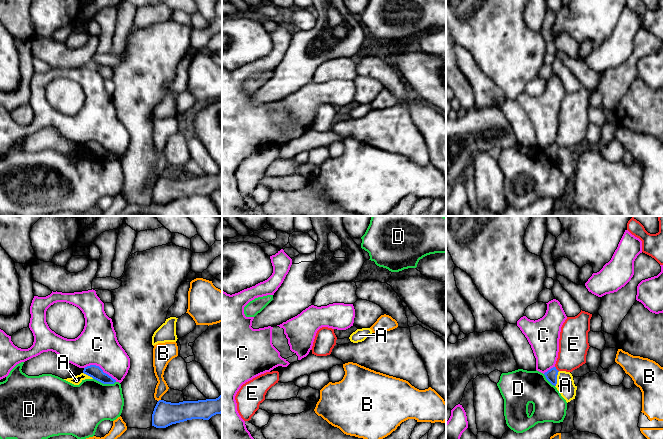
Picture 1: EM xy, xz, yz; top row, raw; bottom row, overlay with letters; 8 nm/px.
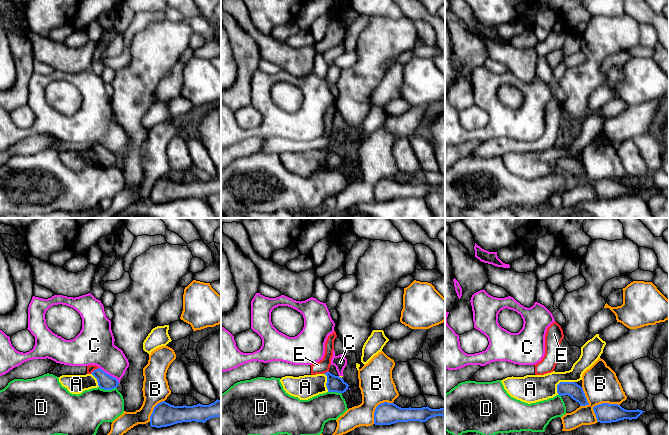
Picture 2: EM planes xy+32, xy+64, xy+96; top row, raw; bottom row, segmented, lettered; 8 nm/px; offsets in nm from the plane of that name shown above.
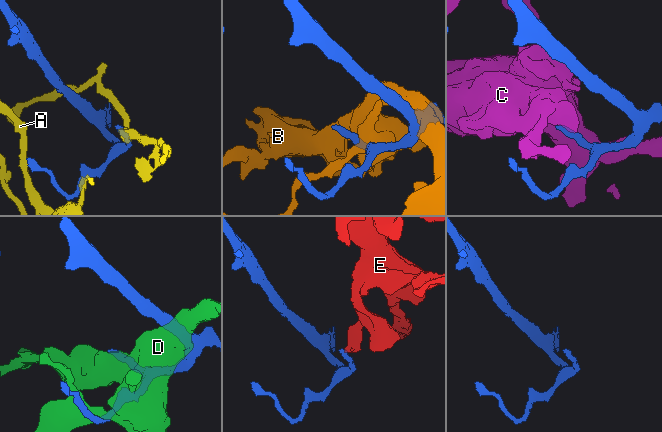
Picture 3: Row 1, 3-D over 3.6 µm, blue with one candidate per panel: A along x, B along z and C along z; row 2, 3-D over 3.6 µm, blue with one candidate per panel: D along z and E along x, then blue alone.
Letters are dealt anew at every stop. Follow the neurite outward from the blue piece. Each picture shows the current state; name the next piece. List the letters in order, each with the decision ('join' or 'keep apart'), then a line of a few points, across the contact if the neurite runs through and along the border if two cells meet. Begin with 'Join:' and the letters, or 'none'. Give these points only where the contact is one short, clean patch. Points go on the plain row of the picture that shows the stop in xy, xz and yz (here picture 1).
Join: none
A: keep apart; line yz (559, 147), (555, 162)
B: keep apart
C: keep apart; line xy (84, 143), (97, 141), (116, 157)
D: keep apart
E: keep apart

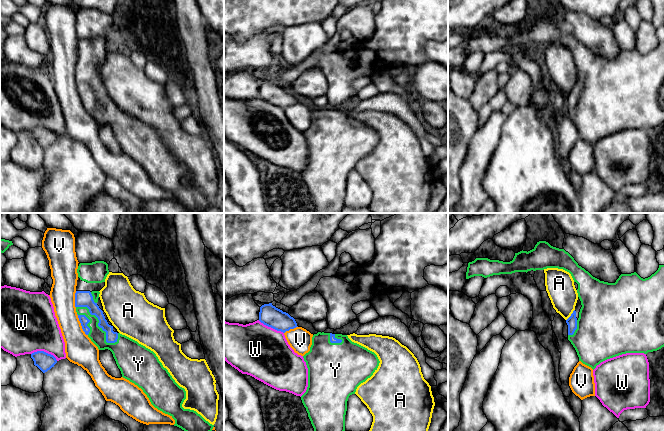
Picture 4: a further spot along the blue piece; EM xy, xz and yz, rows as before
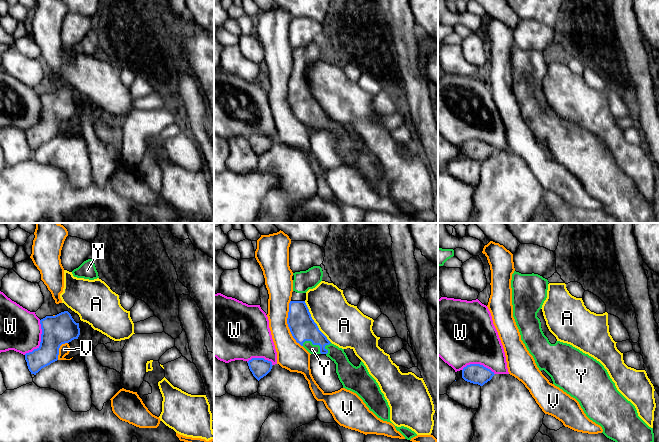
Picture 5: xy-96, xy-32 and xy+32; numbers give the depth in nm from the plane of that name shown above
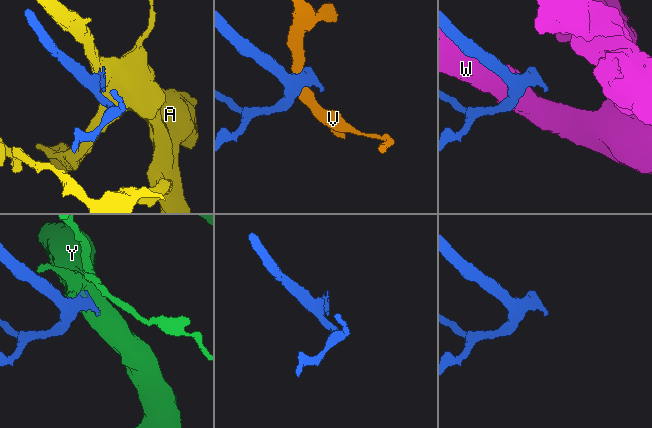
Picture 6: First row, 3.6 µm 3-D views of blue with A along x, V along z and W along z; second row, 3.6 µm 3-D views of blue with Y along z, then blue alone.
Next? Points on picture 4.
Join: Y
A: keep apart; line yz (574, 85), (566, 96)
V: keep apart
W: keep apart
Y: join

